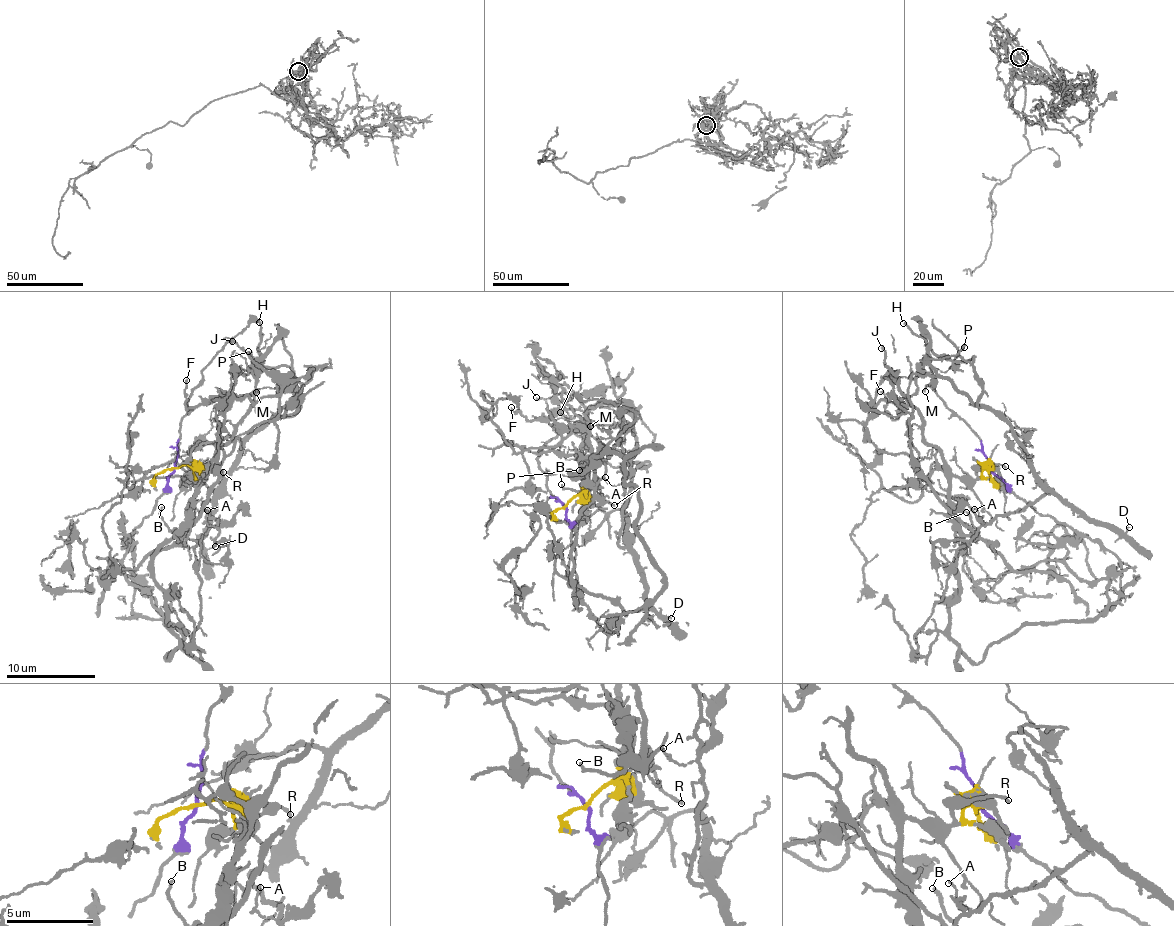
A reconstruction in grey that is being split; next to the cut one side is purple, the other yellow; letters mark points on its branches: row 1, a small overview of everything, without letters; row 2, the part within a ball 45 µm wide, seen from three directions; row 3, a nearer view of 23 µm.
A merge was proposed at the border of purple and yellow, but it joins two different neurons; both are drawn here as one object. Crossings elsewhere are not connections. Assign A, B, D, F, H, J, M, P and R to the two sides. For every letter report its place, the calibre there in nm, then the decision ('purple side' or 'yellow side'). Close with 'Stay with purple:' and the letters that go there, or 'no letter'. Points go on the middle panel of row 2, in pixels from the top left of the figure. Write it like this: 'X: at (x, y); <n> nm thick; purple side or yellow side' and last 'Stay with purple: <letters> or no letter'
A: at (605, 477); 110 nm thick; yellow side
B: at (561, 484); 180 nm thick; yellow side
D: at (671, 618); 100 nm thick; yellow side
F: at (511, 407); 140 nm thick; yellow side
H: at (560, 412); 170 nm thick; yellow side
J: at (536, 397); 170 nm thick; yellow side
M: at (590, 426); 70 nm thick; yellow side
P: at (579, 470); 80 nm thick; yellow side
R: at (614, 505); 170 nm thick; yellow side
Stay with purple: no letter

